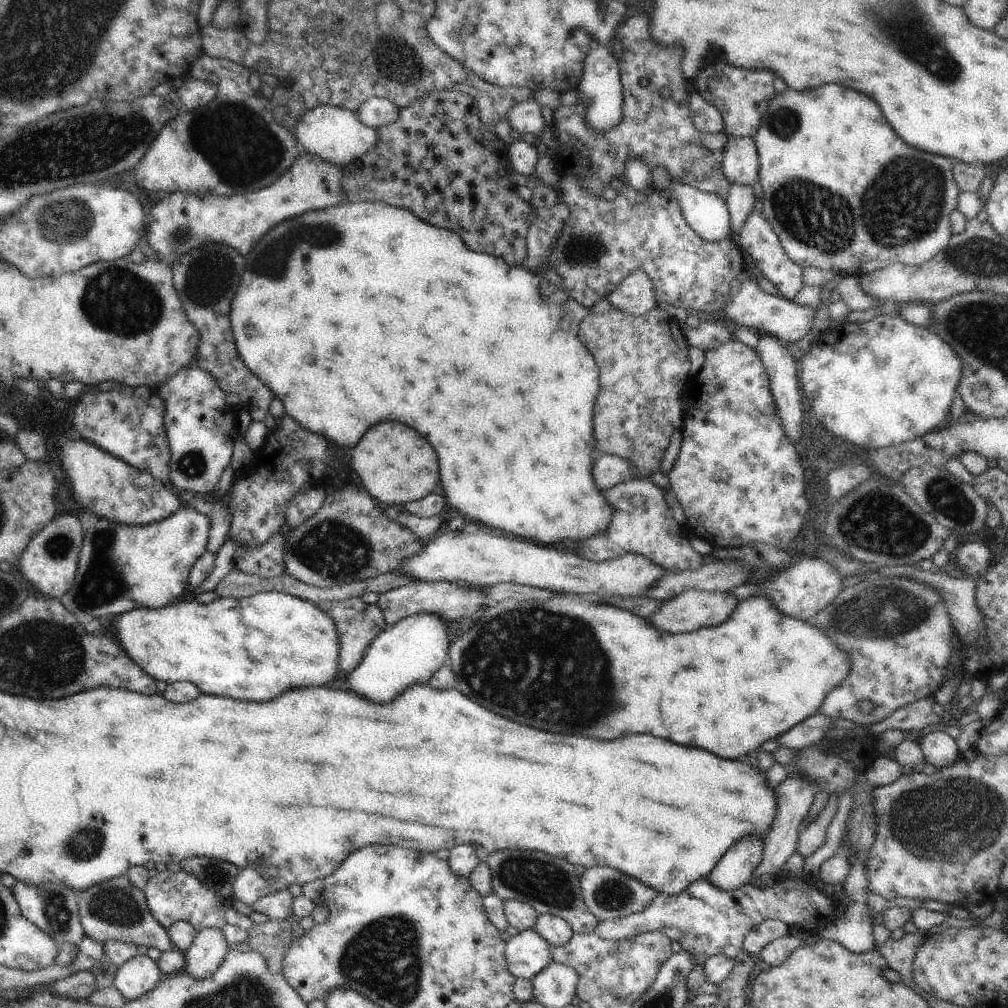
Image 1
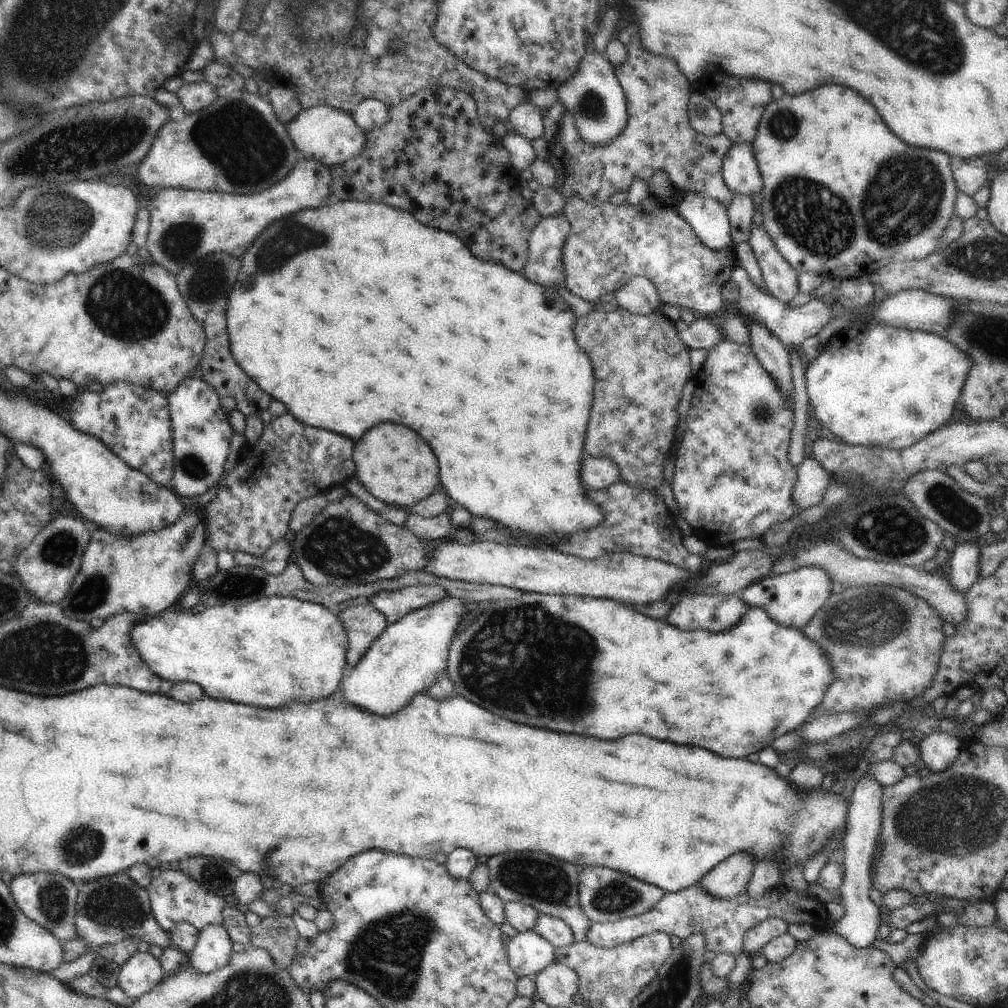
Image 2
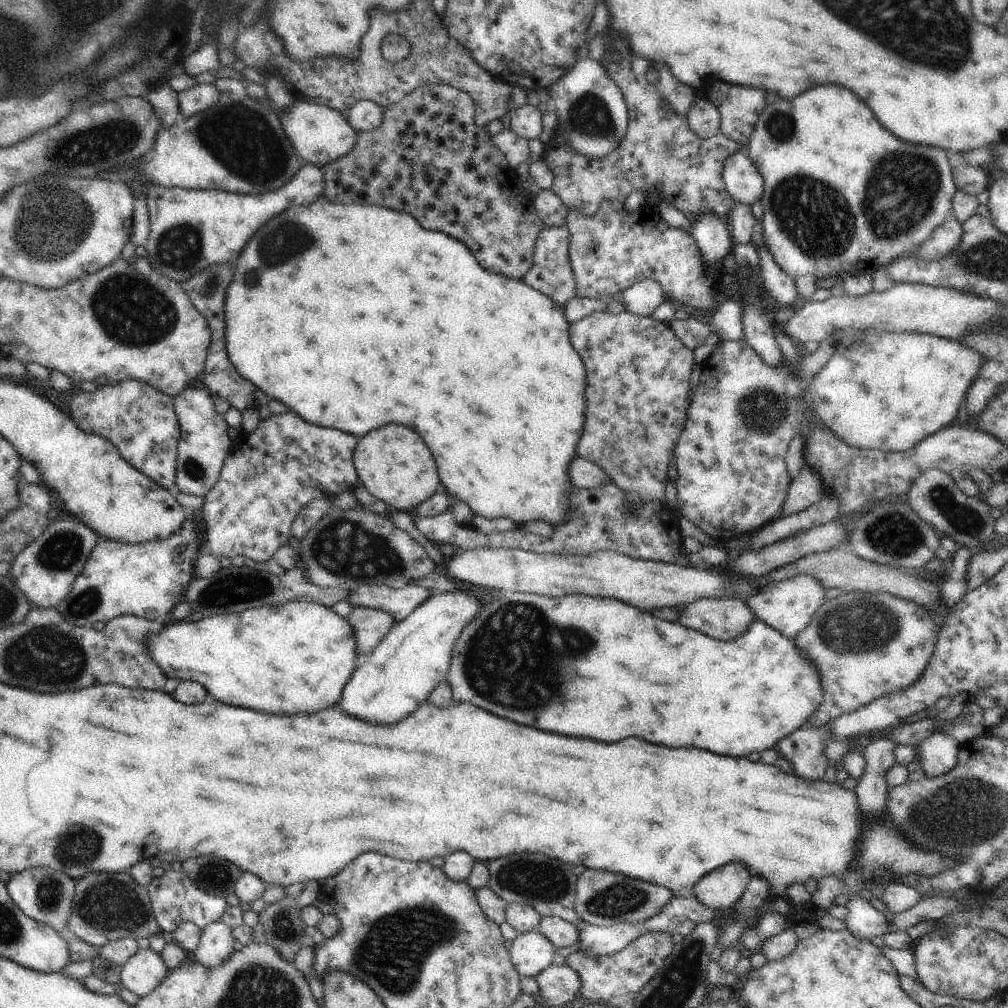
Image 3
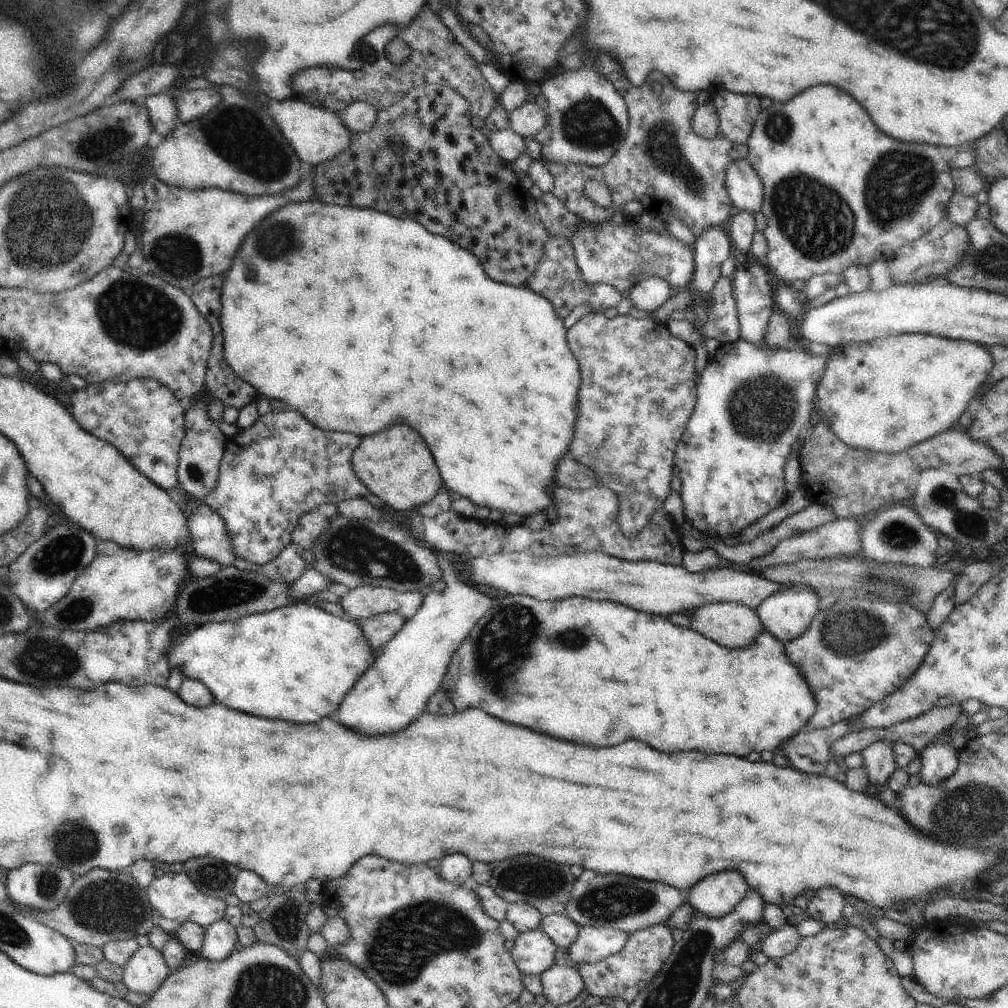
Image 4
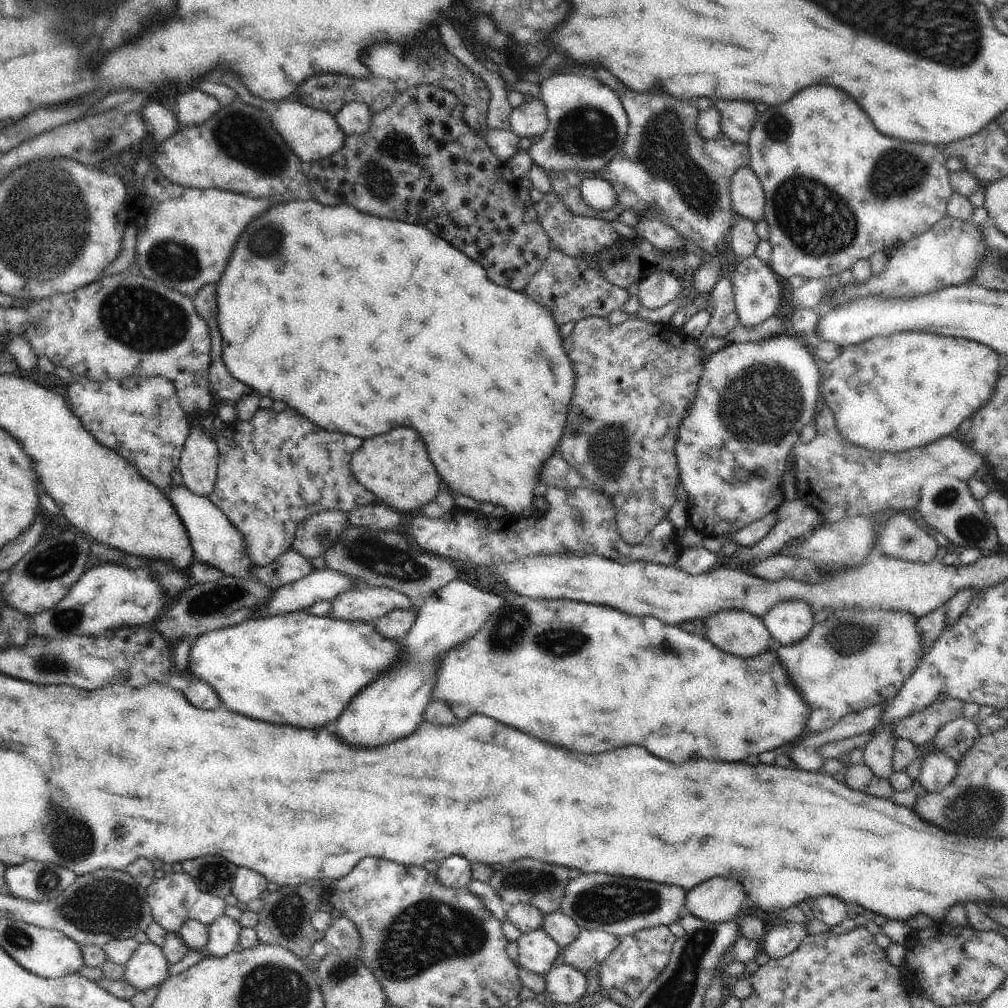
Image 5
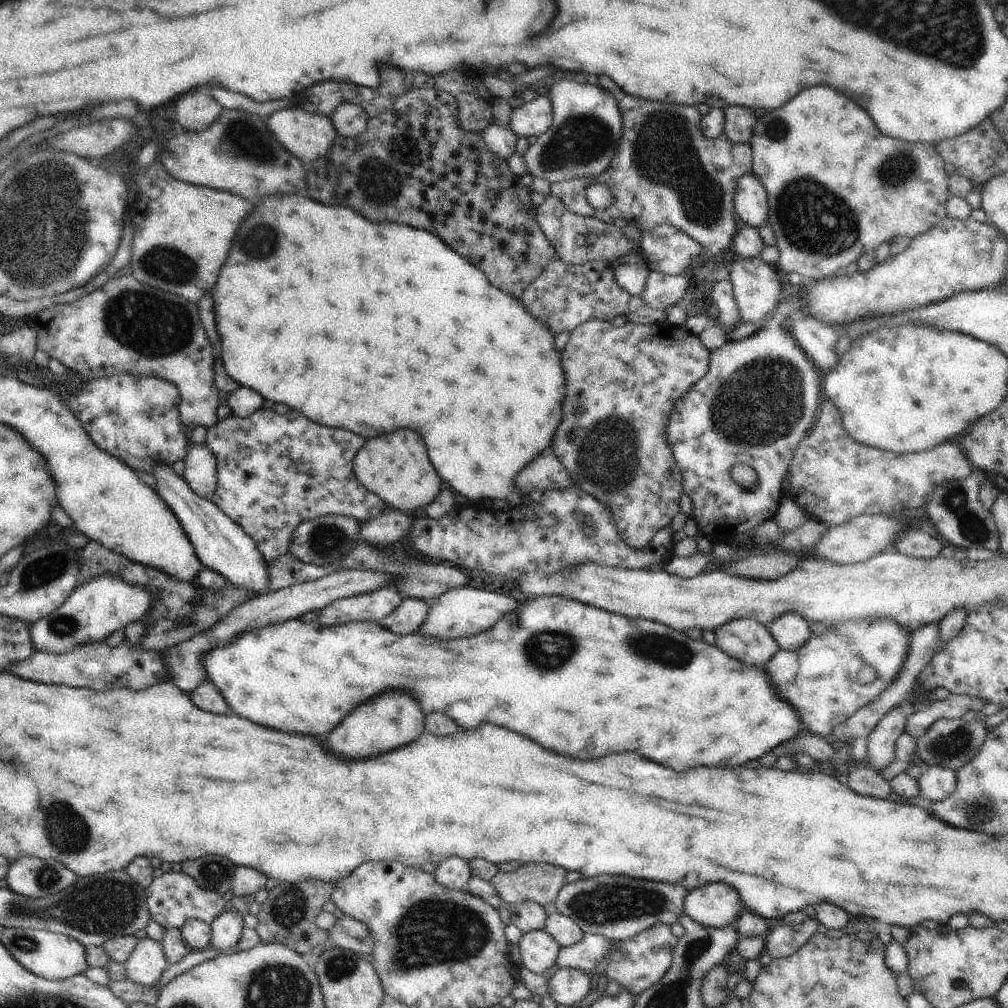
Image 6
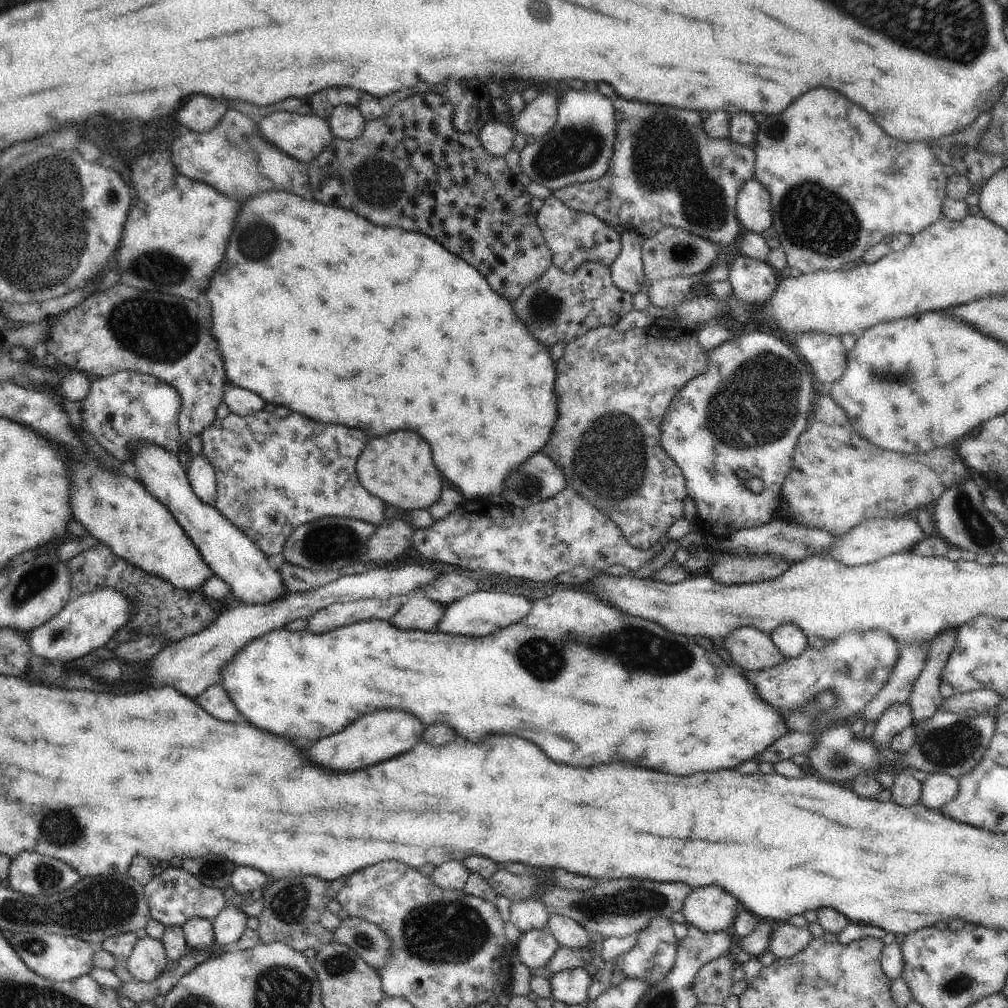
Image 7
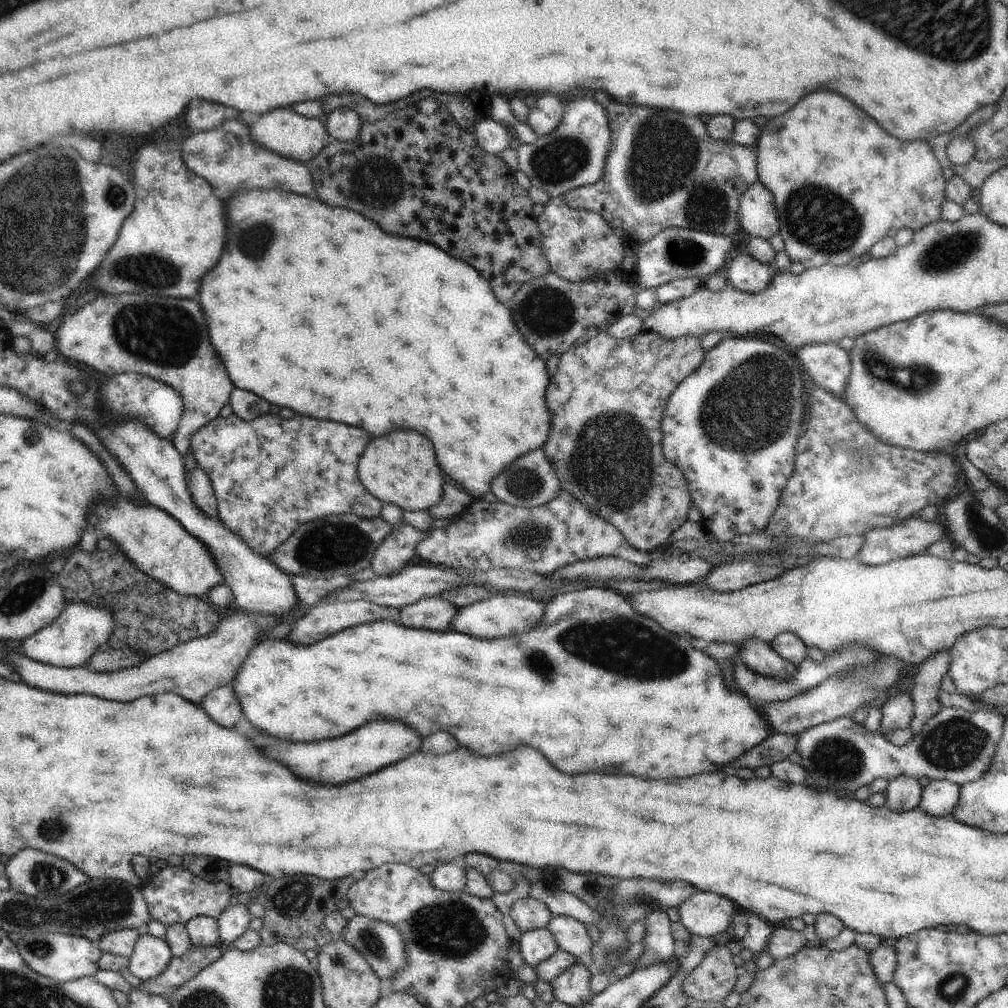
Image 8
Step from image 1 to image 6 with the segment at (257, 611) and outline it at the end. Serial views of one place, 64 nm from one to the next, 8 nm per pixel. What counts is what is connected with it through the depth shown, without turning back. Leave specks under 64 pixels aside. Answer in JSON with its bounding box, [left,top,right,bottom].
[204,596,803,770]

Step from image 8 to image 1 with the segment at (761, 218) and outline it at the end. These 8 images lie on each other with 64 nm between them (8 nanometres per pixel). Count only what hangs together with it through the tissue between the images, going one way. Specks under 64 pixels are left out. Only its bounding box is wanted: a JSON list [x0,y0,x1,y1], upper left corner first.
[723,135,759,187]

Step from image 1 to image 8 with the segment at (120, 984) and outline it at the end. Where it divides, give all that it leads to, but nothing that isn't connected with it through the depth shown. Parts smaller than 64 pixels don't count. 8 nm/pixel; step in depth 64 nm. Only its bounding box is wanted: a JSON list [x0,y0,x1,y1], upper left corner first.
[128,933,173,981]

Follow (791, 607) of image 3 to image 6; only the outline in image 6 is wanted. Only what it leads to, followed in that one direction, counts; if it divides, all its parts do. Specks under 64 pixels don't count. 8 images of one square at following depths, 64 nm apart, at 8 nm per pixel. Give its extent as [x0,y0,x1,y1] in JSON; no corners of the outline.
[769,612,812,652]

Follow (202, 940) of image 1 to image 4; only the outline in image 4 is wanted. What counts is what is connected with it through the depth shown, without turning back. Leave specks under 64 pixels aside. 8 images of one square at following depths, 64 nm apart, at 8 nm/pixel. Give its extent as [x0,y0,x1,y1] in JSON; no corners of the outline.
[196,918,238,962]

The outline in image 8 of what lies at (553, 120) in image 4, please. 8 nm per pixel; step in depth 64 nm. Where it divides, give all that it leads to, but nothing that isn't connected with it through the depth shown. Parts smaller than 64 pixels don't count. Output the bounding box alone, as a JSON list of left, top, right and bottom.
[517,98,610,198]

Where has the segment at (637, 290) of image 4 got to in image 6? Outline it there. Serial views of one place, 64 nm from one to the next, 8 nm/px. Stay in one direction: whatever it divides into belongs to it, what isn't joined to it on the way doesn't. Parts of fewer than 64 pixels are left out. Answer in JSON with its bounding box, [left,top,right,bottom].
[641,272,691,310]

